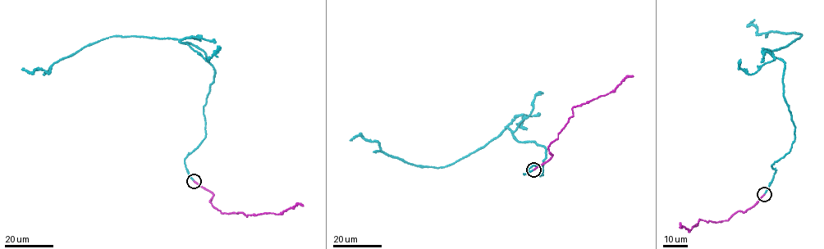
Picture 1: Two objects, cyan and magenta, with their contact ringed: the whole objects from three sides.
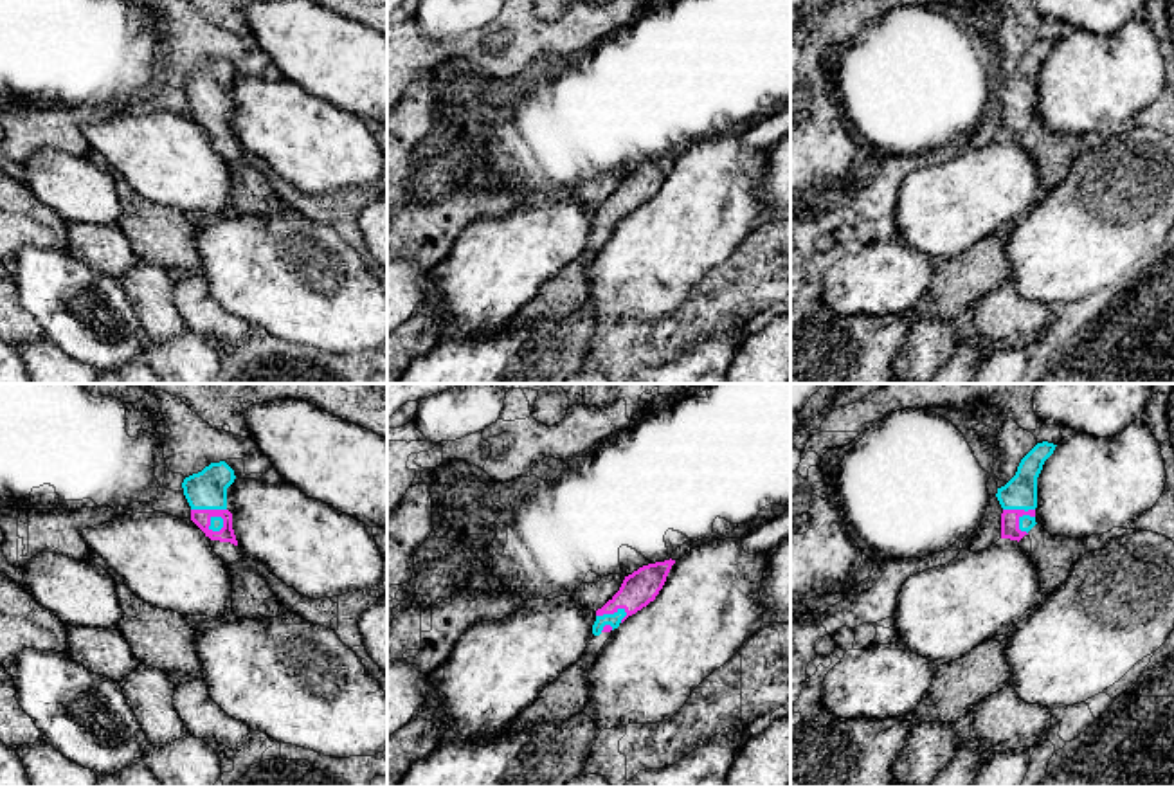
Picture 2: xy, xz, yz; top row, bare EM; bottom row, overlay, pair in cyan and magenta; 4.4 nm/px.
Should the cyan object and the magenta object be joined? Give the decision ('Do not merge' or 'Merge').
Merge

